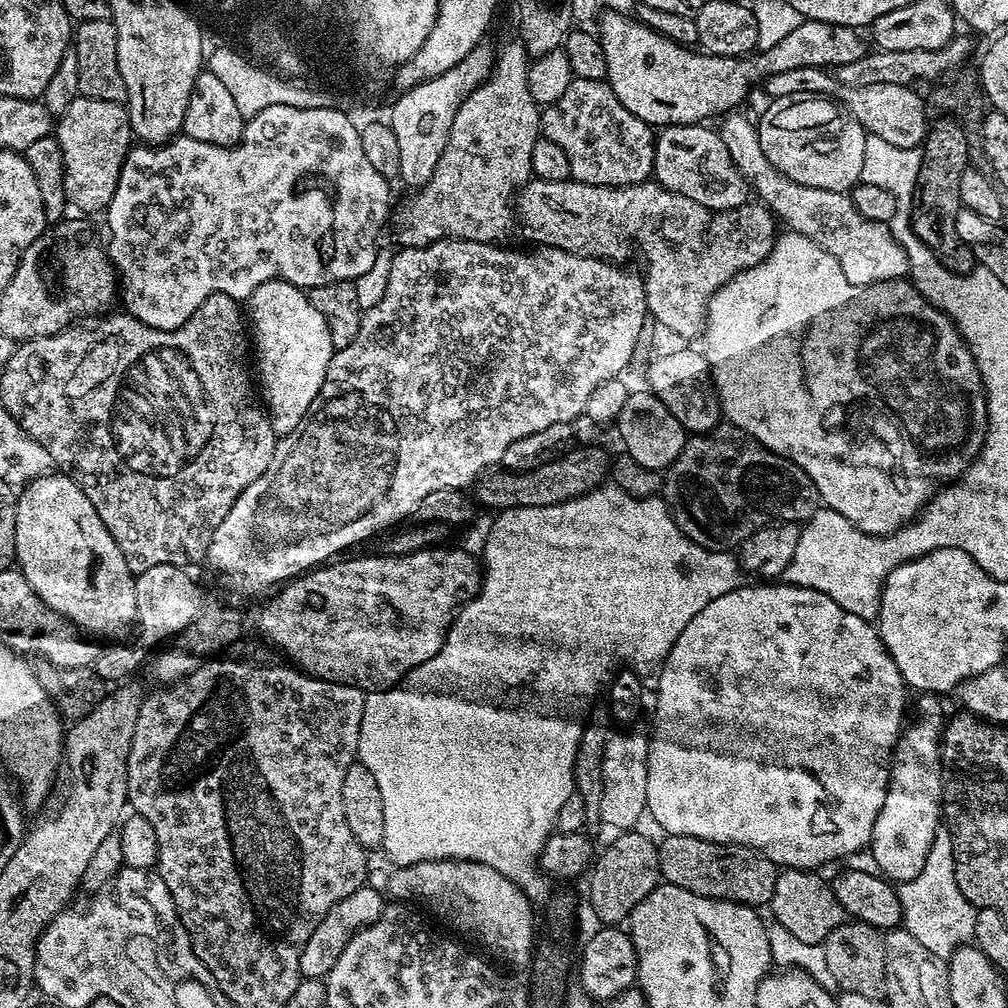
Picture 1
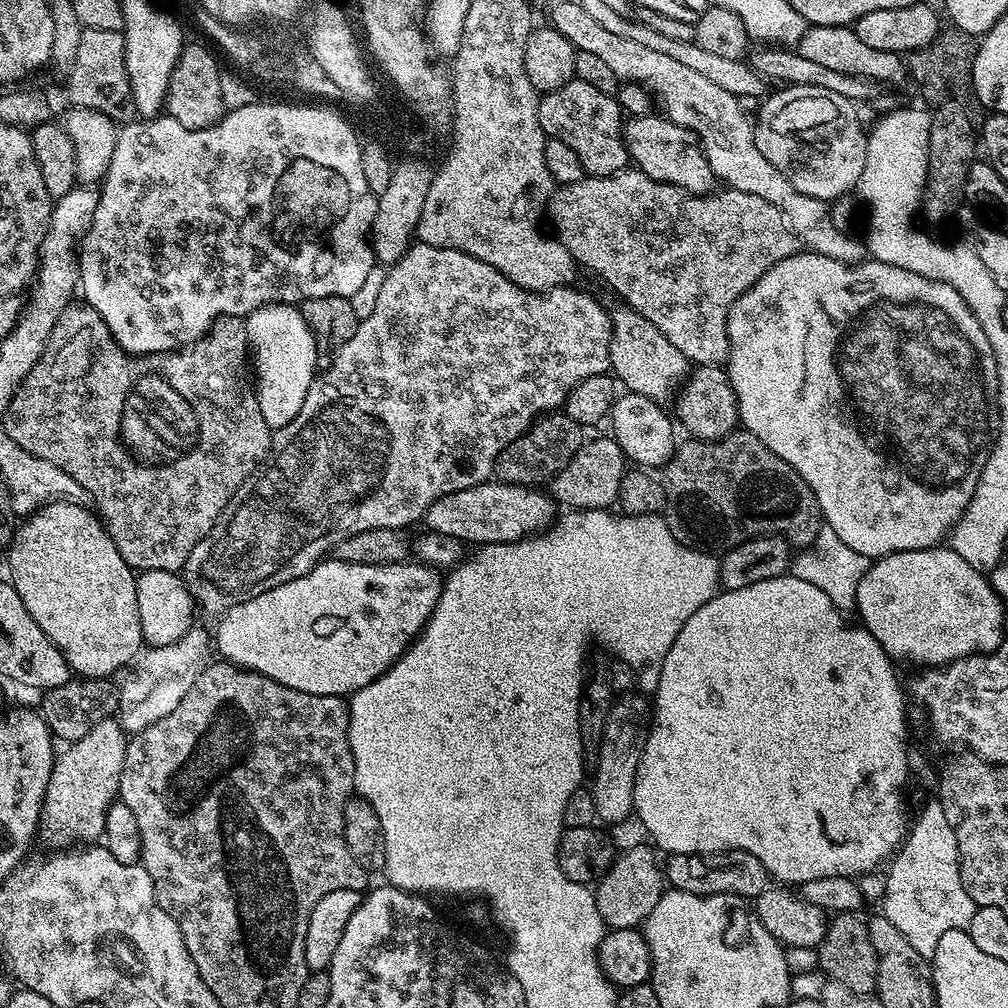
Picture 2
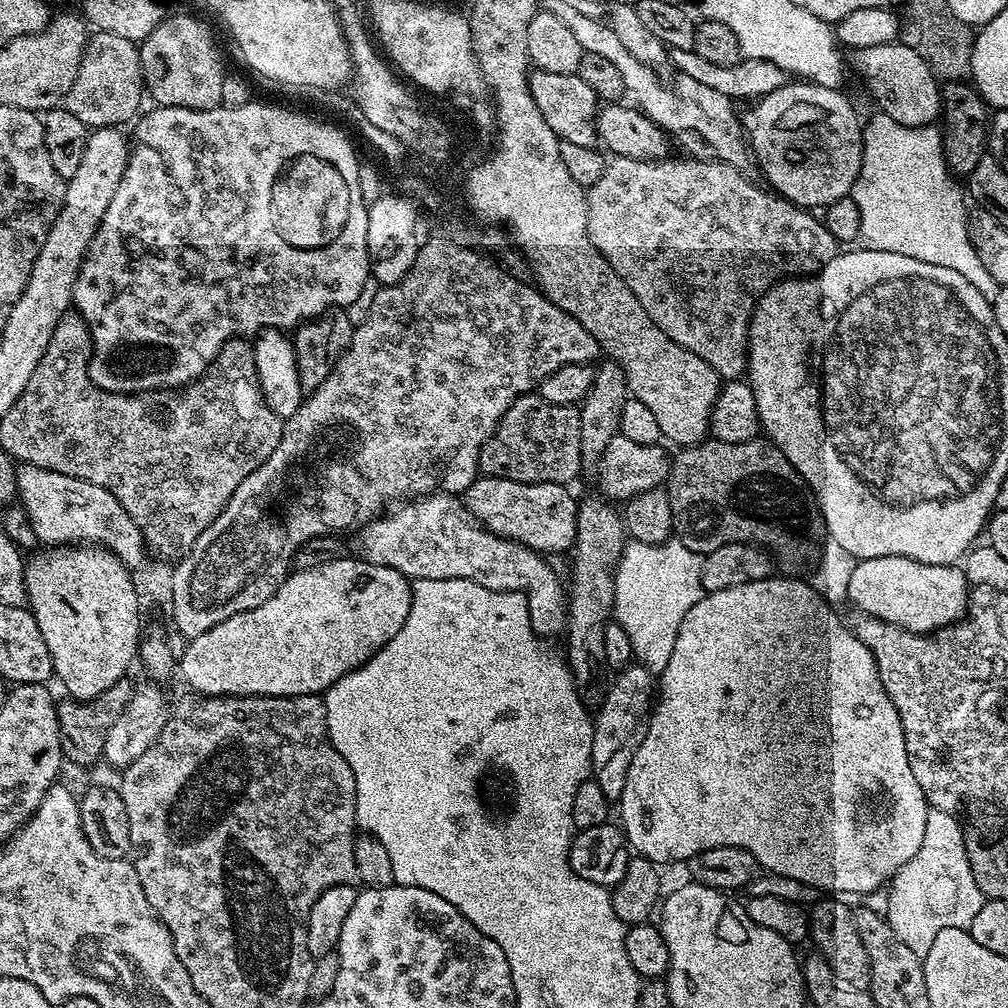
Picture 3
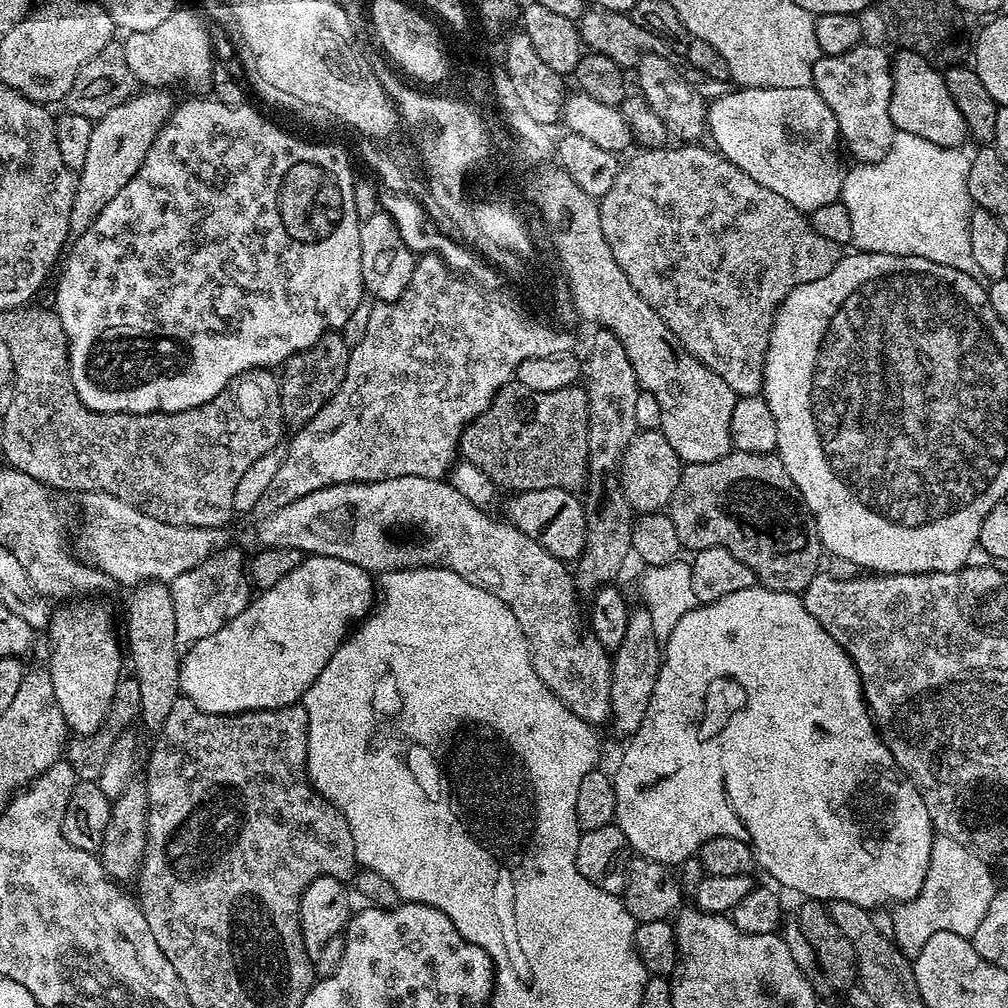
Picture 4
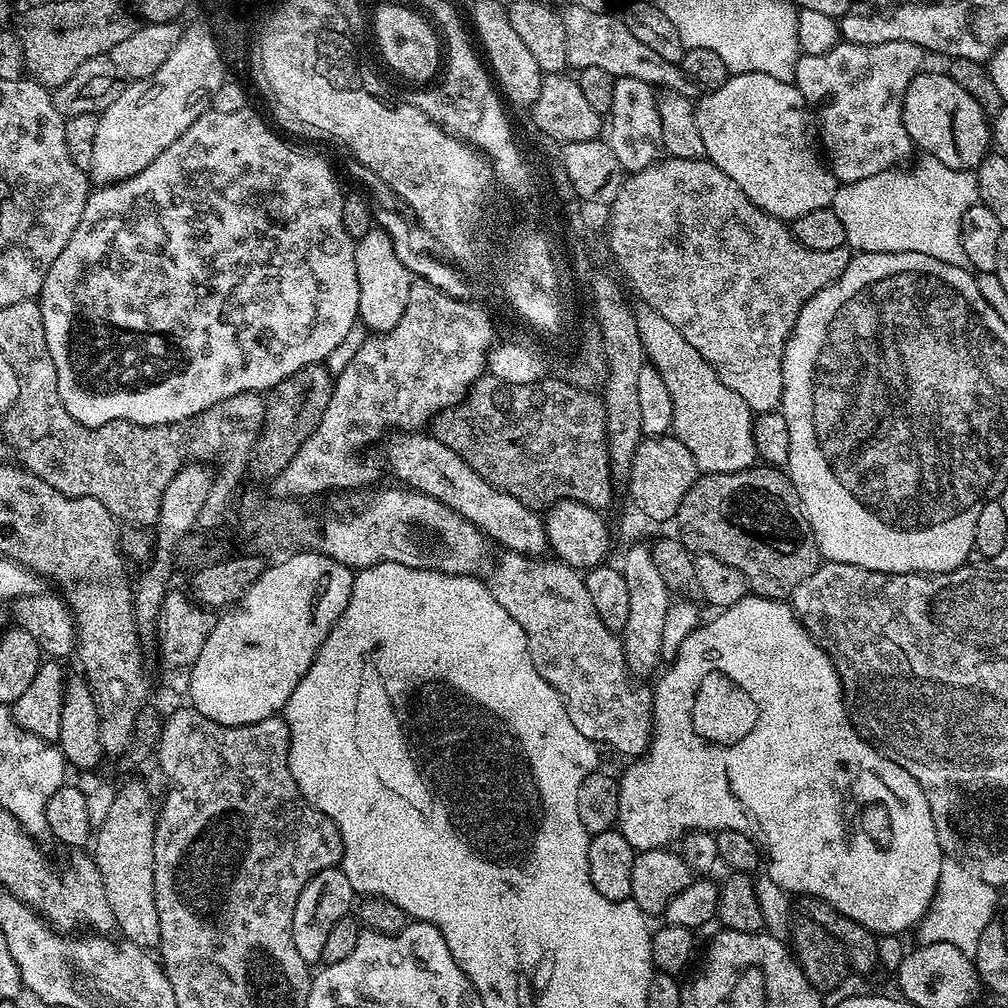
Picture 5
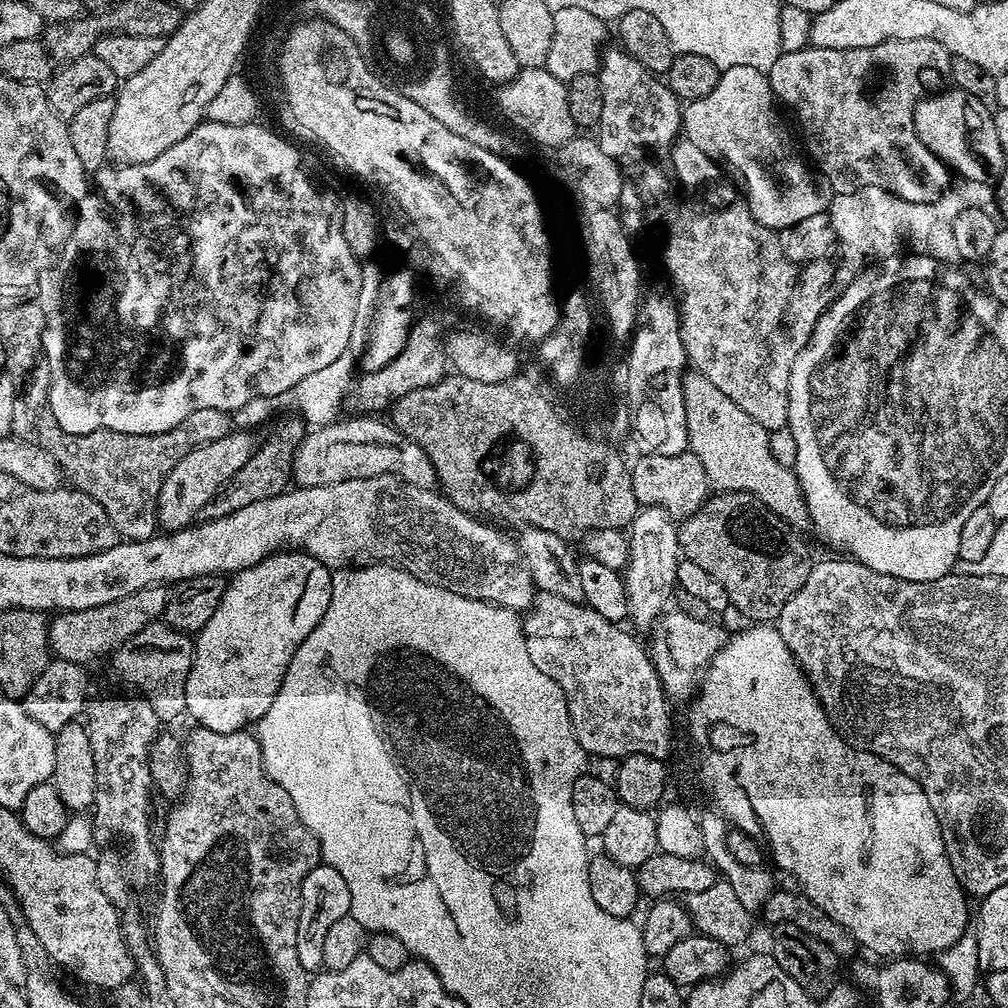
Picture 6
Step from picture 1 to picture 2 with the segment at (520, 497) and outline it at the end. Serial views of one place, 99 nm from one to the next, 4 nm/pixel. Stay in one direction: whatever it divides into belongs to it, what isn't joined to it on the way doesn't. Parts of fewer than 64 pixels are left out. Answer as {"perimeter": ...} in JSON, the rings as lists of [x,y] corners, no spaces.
{"perimeter":[[[604,434],[597,440],[588,438],[578,450],[578,454],[574,454],[574,458],[570,458],[570,462],[566,462],[566,466],[562,466],[562,470],[558,470],[558,474],[550,482],[550,495],[557,505],[568,510],[611,509],[619,501],[625,471],[625,454],[611,435]]]}

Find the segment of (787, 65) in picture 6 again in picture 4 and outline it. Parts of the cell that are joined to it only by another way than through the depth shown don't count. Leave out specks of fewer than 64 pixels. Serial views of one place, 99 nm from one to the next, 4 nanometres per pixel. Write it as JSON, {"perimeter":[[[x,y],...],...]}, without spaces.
{"perimeter":[[[861,42],[846,54],[821,55],[812,68],[811,87],[823,98],[826,106],[830,106],[846,152],[848,148],[853,161],[862,164],[873,164],[882,159],[897,133],[890,118],[892,73],[886,60],[884,64],[883,56],[882,49]]]}

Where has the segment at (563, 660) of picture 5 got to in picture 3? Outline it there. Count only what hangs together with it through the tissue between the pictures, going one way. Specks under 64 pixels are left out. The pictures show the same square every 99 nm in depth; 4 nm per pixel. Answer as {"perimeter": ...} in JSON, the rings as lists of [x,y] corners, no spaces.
{"perimeter":[[[452,494],[417,497],[392,511],[376,517],[359,531],[363,559],[396,569],[413,581],[462,578],[486,586],[486,590],[521,592],[528,599],[528,613],[537,637],[565,631],[566,590],[541,553],[487,532]]]}

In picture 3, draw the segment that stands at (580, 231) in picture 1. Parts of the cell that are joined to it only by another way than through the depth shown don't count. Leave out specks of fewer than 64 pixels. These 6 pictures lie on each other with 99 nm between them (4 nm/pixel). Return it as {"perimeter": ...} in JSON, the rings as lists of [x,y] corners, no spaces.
{"perimeter":[[[612,156],[607,161],[602,170],[602,178],[598,178],[598,182],[594,182],[592,188],[587,189],[586,195],[588,197],[588,237],[596,251],[604,256],[606,262],[610,264],[612,269],[618,274],[618,278],[622,278],[622,282],[626,282],[626,286],[634,294],[634,298],[638,298],[638,302],[642,302],[642,310],[646,310],[646,314],[654,321],[656,325],[668,335],[674,342],[678,342],[678,346],[682,346],[686,350],[690,350],[694,354],[698,354],[698,358],[702,362],[706,362],[714,369],[716,373],[721,376],[725,381],[739,381],[745,375],[746,369],[750,364],[750,352],[748,349],[748,324],[752,320],[752,309],[756,307],[756,303],[752,301],[752,296],[761,299],[764,293],[760,290],[760,284],[767,284],[772,287],[768,282],[768,276],[776,276],[776,272],[780,272],[780,268],[776,268],[776,256],[772,256],[772,248],[776,248],[776,244],[784,244],[784,232],[780,232],[780,236],[768,236],[768,240],[764,240],[764,232],[760,232],[760,224],[788,224],[788,228],[792,228],[792,236],[804,236],[804,240],[808,240],[808,244],[812,244],[812,236],[824,236],[824,225],[819,219],[816,220],[815,215],[806,214],[805,209],[797,208],[788,200],[781,198],[777,193],[771,190],[759,188],[752,180],[747,180],[744,177],[745,173],[741,169],[735,168],[733,164],[723,164],[720,160],[697,160],[695,158],[683,158],[684,160],[672,160],[673,158],[665,158],[662,160],[635,160],[634,158],[622,158],[621,156]]]}

